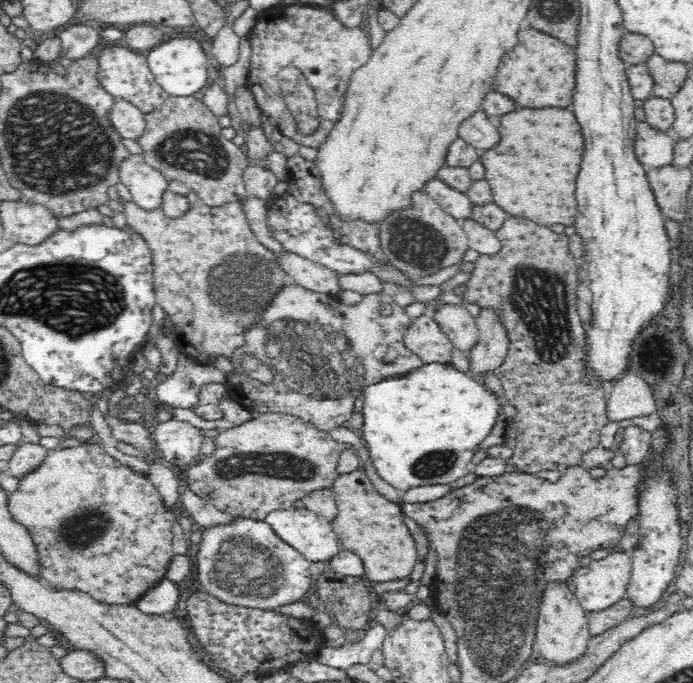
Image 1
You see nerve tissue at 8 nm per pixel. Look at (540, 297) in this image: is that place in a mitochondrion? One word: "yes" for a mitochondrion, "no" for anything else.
yes

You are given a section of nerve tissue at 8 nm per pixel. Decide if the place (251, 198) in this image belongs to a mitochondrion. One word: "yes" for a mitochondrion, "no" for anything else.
no

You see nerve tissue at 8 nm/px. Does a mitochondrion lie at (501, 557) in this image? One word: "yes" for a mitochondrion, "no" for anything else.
yes

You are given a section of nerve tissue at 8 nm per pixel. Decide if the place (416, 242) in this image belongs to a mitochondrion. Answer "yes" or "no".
yes

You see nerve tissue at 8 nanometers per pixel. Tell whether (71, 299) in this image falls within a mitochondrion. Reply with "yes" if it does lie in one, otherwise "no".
yes

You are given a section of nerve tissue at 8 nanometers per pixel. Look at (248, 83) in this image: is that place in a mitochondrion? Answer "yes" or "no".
no

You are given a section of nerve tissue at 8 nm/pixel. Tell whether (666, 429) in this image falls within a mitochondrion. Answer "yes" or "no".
no

